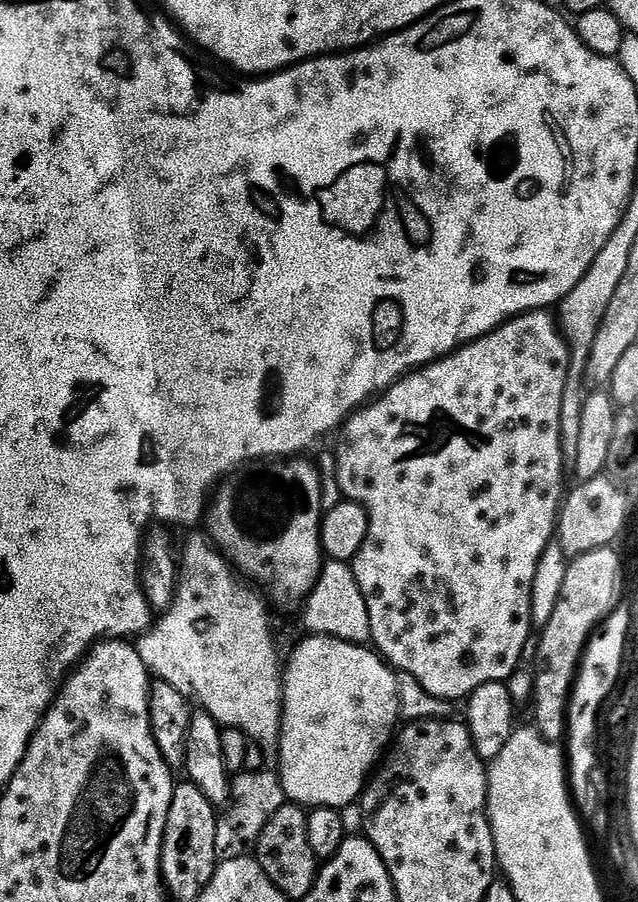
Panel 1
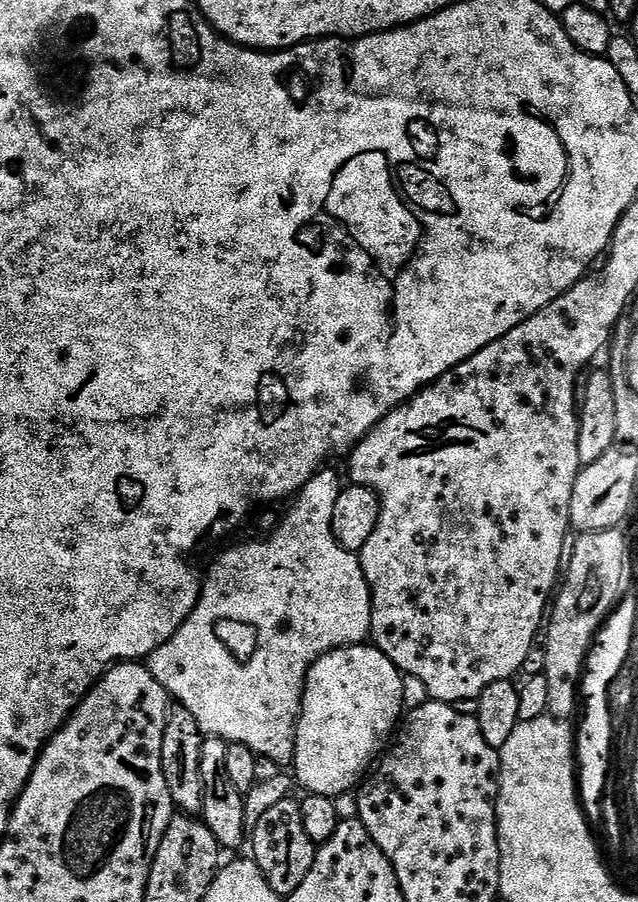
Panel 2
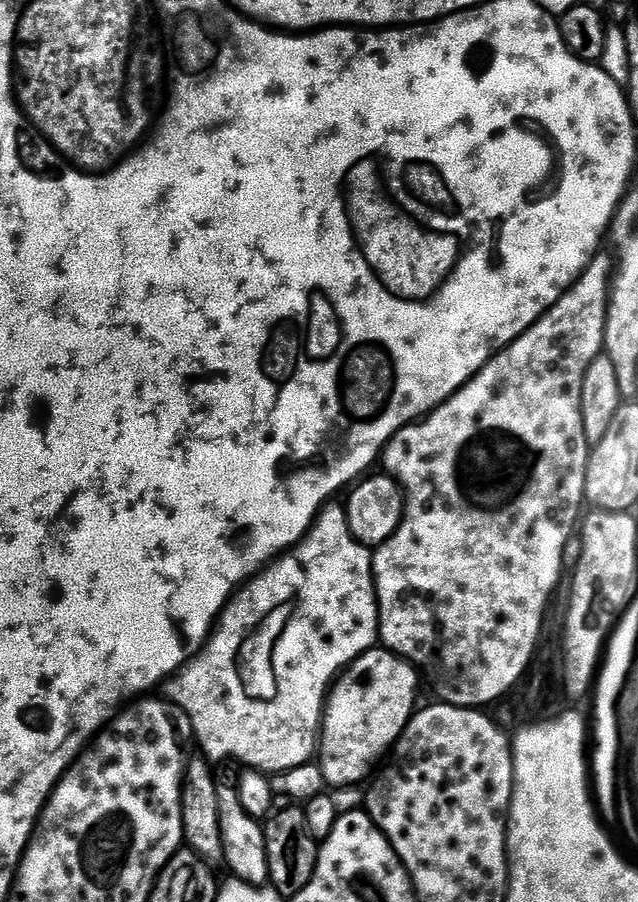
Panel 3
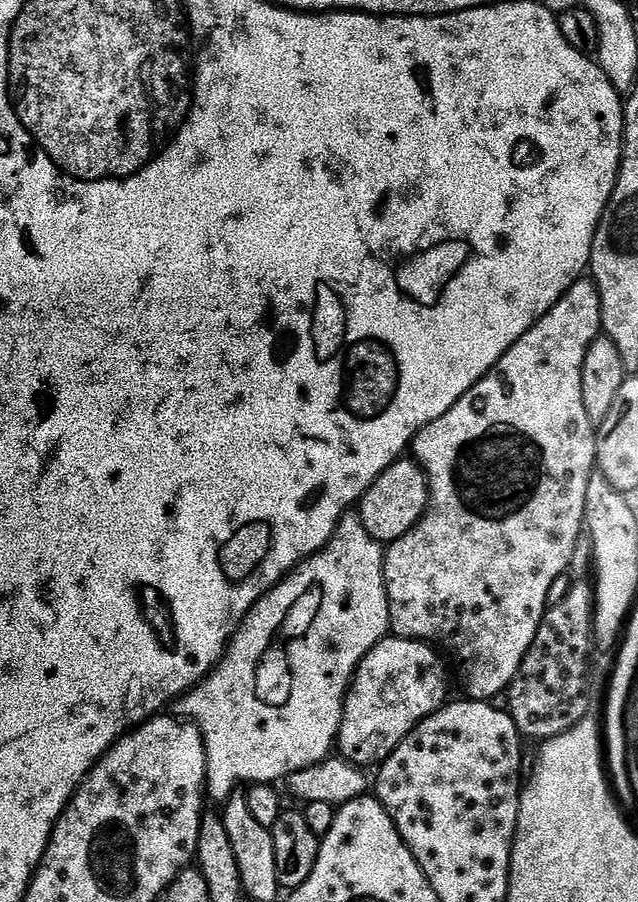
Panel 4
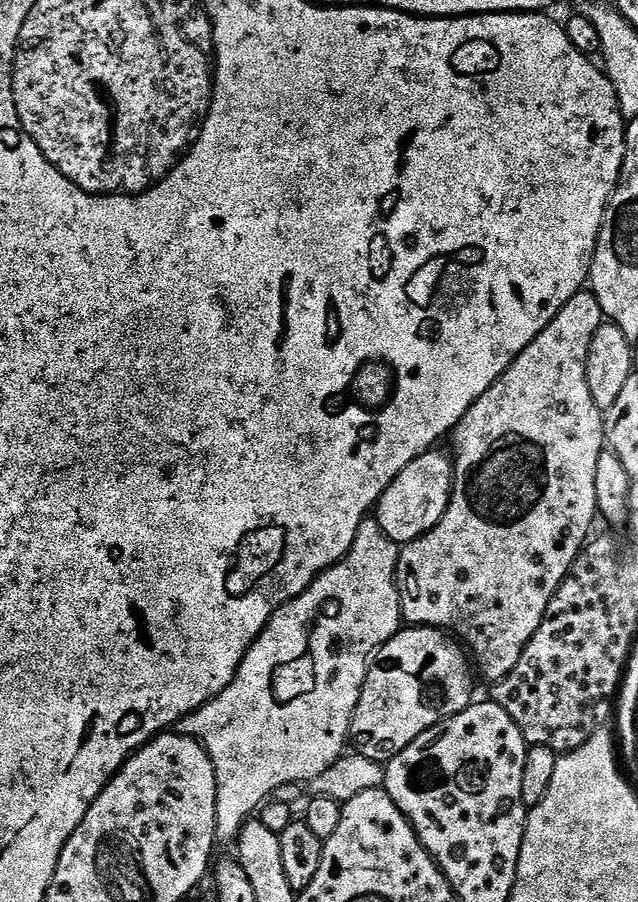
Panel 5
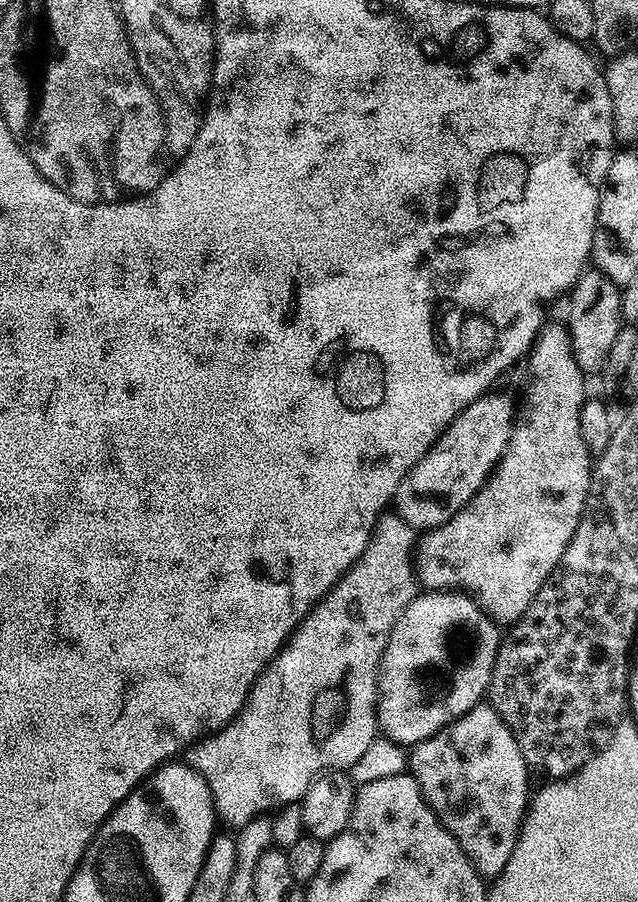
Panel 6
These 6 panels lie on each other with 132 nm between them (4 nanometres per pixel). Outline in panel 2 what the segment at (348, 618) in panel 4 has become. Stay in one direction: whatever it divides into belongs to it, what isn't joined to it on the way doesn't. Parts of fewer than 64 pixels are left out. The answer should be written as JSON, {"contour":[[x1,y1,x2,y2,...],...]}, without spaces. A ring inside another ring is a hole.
{"contour":[[317,474,300,489,295,497,292,509,284,516,284,524,276,528,276,533,269,540,261,544,240,544,237,548,228,548,202,576,200,597,194,606,194,610,186,618,186,622,172,637,162,646,158,646,146,658,146,666,154,674,157,682,168,691,169,697,179,707,190,710,194,718,198,718,198,726,205,737,217,736,227,740,229,744,241,744,246,746,257,756,274,758,281,766,291,765,292,755,296,753,296,719,300,717,300,704,304,700,304,683,308,681,308,672,312,669,312,663,326,652,332,652,335,648,347,648,350,643,348,637,348,616,371,617,372,591,368,589,368,583,364,577,364,571,360,565,357,553,347,552,334,538,332,523,334,522,334,502,338,502,338,494,342,491,341,485,331,484,324,474],[272,616,280,616,280,632,272,629]]}

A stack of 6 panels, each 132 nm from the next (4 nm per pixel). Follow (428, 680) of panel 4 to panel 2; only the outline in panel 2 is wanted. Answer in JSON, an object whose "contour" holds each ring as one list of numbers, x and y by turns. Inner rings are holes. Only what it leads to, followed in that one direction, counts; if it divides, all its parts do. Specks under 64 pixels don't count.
{"contour":[[352,642,347,648,335,648,334,651,319,656,312,663,308,681,304,683,304,700,300,704,300,717,296,719,296,753,292,755,291,762,291,767,296,768,295,783,300,788,304,787,305,793,340,798,343,792,357,787,356,775,381,755,385,747,384,739,388,735,389,739,401,723,402,713,405,711,404,680,405,677,400,669,394,666,394,662,390,662,390,658,386,658,386,654,382,654,380,648,368,642,365,644]]}

